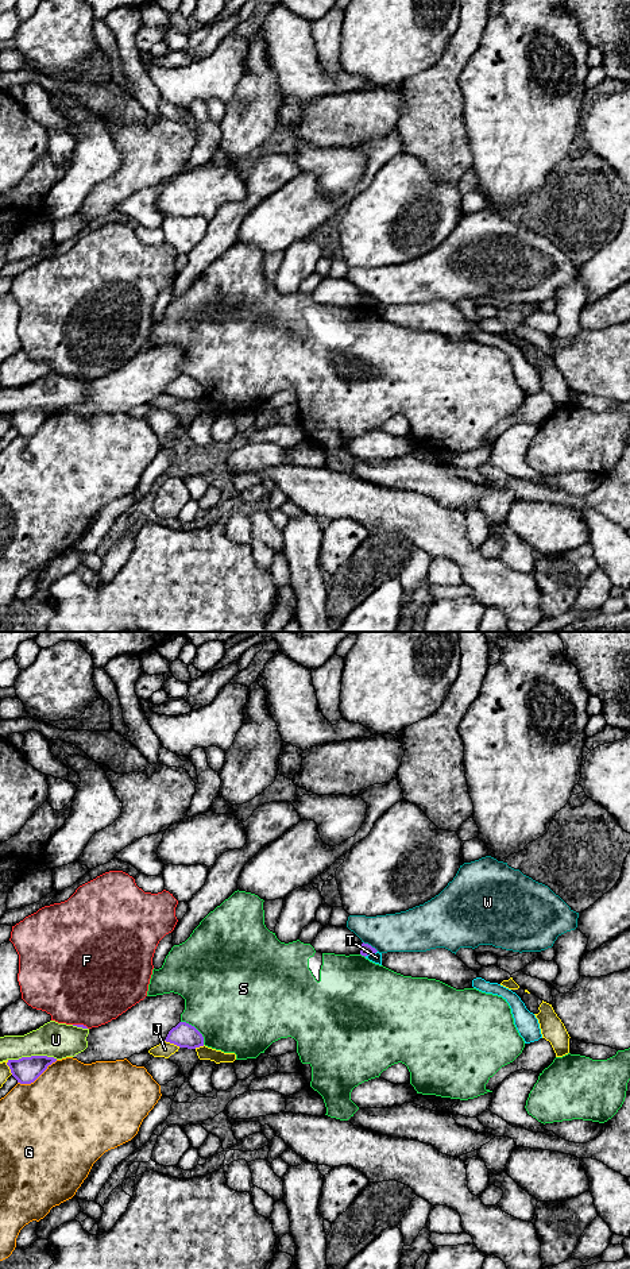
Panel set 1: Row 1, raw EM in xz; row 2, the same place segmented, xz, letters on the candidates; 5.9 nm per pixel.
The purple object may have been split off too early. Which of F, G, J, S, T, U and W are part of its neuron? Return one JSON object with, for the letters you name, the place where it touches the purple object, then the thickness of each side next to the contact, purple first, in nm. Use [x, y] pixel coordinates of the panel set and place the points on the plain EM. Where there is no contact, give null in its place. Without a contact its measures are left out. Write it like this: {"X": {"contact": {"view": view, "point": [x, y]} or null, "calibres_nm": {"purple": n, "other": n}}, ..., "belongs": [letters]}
{"belongs": []}

